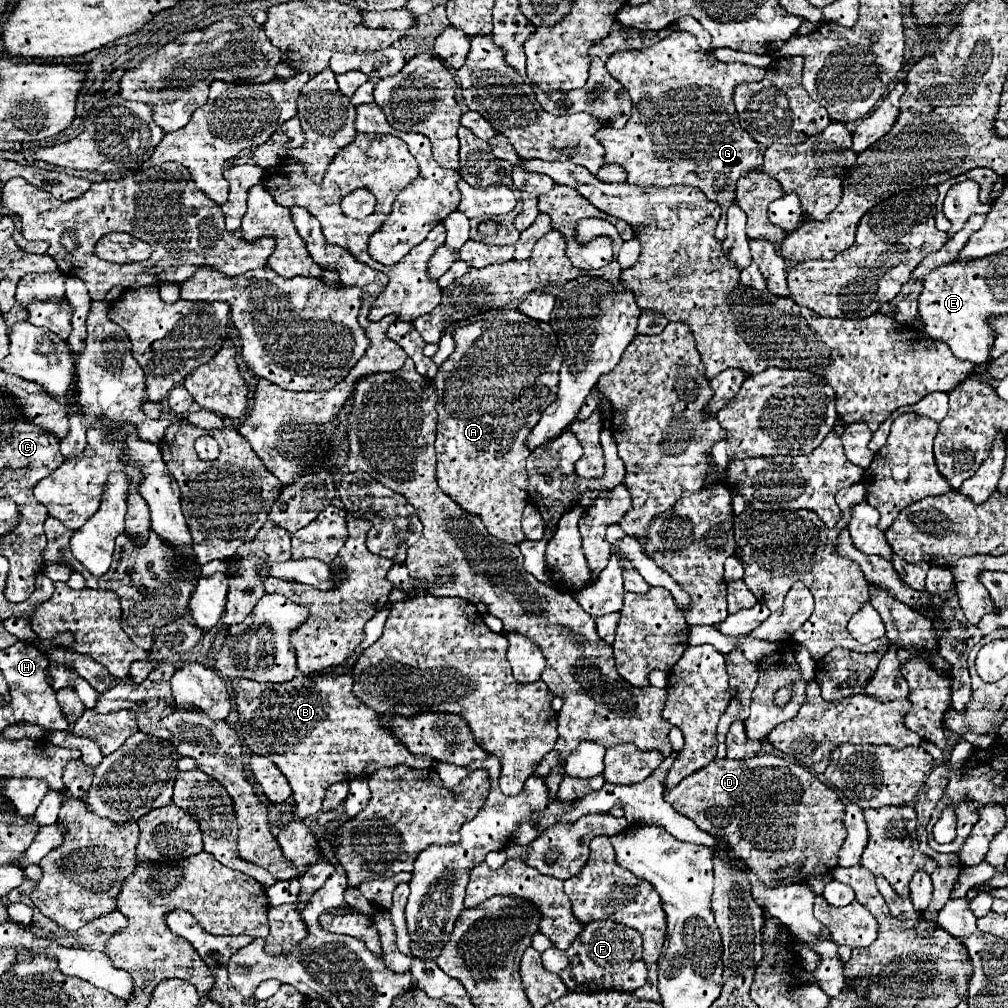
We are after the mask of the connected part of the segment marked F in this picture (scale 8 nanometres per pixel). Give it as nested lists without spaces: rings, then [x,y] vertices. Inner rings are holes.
[[[595,920],[585,924],[583,932],[567,948],[569,966],[559,974],[571,992],[619,990],[633,992],[647,982],[647,966],[641,960],[641,936],[613,920]]]

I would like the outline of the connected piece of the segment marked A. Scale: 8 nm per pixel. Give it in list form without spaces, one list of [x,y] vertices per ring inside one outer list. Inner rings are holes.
[[[511,308],[493,318],[459,324],[453,330],[453,338],[455,352],[439,366],[437,376],[433,378],[433,386],[439,394],[435,406],[439,414],[435,440],[437,482],[445,494],[461,504],[461,508],[477,514],[489,534],[515,544],[525,538],[521,530],[521,514],[527,504],[525,458],[529,456],[529,448],[525,448],[525,438],[557,394],[559,366],[563,360],[557,336],[549,322],[533,322],[533,318],[525,318],[517,308]]]

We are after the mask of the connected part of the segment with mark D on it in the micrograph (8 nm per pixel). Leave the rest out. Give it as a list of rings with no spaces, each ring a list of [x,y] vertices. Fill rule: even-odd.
[[[759,754],[749,760],[713,760],[709,766],[697,770],[689,778],[681,780],[663,798],[681,814],[691,818],[701,830],[711,836],[727,836],[727,842],[737,858],[767,886],[779,886],[777,874],[785,866],[801,866],[801,874],[829,874],[839,862],[839,848],[845,840],[843,828],[843,802],[835,794],[835,788],[823,784],[813,772],[791,764],[785,758],[773,754]]]

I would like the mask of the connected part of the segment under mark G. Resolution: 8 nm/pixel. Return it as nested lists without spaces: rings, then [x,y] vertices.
[[[673,30],[659,44],[643,50],[619,50],[611,54],[607,62],[609,74],[621,82],[633,100],[633,114],[621,130],[597,130],[595,138],[605,148],[605,164],[617,164],[627,172],[629,184],[643,186],[673,186],[689,184],[699,188],[709,200],[717,202],[723,210],[719,224],[715,228],[717,240],[725,238],[725,212],[735,200],[735,184],[739,176],[757,170],[763,164],[763,154],[759,144],[741,128],[735,106],[733,90],[741,82],[761,80],[765,68],[755,68],[747,64],[723,64],[697,46],[693,34],[685,30]]]

